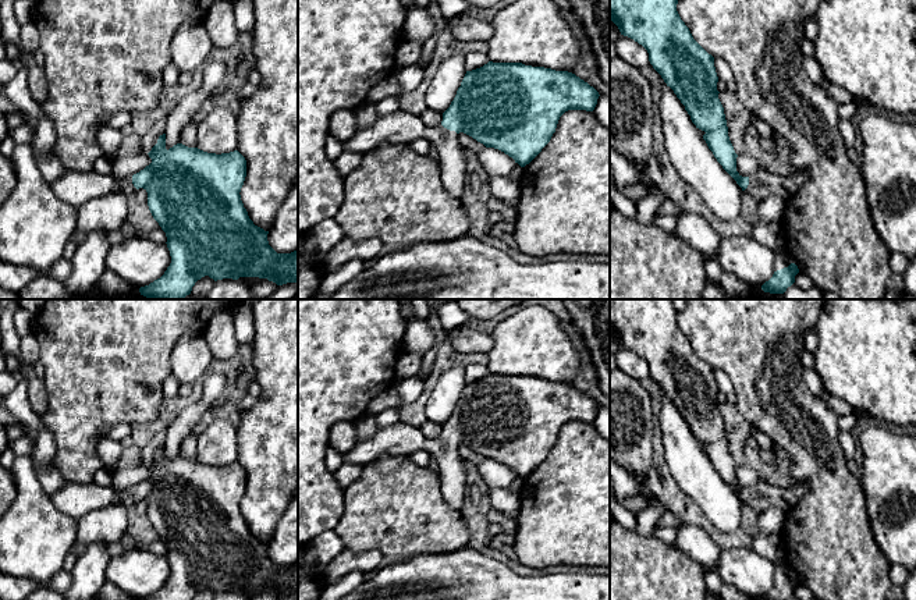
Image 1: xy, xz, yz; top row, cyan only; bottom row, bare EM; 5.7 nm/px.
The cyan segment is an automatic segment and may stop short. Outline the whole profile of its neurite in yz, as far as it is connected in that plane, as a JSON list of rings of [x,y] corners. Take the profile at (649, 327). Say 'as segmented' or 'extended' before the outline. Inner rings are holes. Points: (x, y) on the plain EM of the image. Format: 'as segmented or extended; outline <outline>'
extended; outline [[[610,299],[610,331],[618,338],[621,347],[633,351],[647,362],[653,380],[685,418],[696,440],[706,444],[703,451],[722,480],[742,503],[760,514],[770,507],[788,512],[807,494],[809,487],[805,484],[775,487],[759,480],[752,487],[742,489],[736,483],[738,466],[729,452],[724,419],[718,411],[714,369],[693,351],[677,323],[677,316],[672,299]]]

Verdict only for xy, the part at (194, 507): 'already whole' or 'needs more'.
needs more

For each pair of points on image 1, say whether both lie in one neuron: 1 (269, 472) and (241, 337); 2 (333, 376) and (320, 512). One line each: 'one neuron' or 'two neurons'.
1: two neurons
2: one neuron

